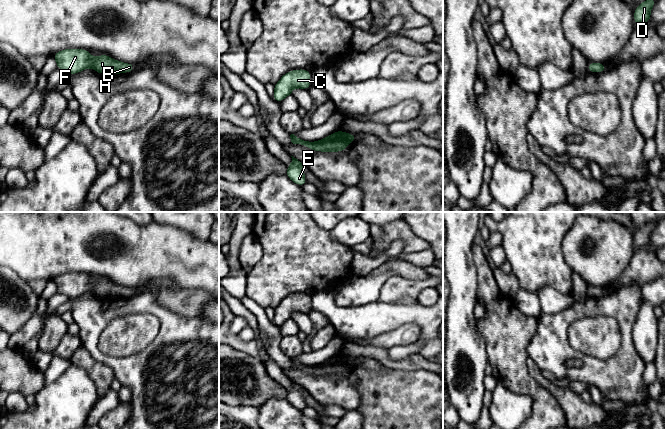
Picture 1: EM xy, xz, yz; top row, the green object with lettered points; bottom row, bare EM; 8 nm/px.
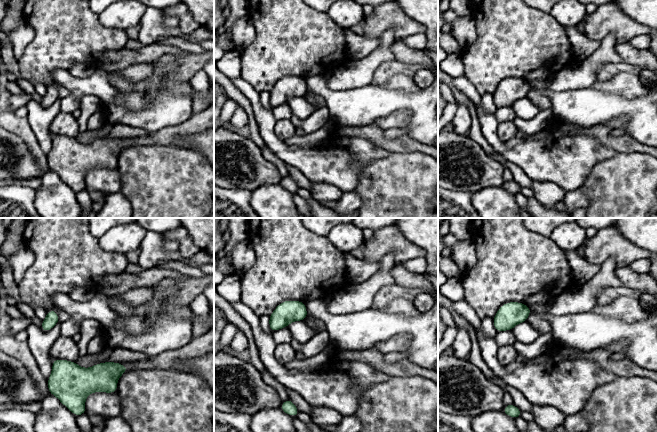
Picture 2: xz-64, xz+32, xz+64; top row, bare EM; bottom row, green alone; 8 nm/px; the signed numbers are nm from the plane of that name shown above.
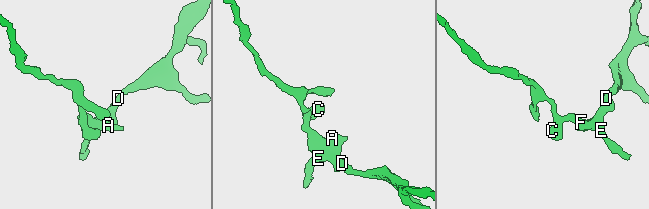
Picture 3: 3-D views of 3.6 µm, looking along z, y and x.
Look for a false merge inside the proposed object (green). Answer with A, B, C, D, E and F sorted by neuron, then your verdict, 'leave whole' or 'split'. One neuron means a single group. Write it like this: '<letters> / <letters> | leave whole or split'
A B C D E F | leave whole

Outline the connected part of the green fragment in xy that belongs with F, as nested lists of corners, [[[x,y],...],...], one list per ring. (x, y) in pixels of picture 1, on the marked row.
[[[68,48],[56,52],[52,57],[57,63],[57,69],[72,75],[75,75],[86,68],[93,68],[98,74],[134,72],[133,63],[117,61],[106,54],[93,58],[86,49]]]

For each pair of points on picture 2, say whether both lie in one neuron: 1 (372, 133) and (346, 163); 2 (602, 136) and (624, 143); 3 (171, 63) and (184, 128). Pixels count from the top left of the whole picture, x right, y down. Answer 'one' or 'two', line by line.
1: two
2: one
3: two

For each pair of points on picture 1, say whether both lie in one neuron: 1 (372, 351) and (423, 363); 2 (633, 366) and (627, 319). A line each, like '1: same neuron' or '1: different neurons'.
1: same neuron
2: same neuron

